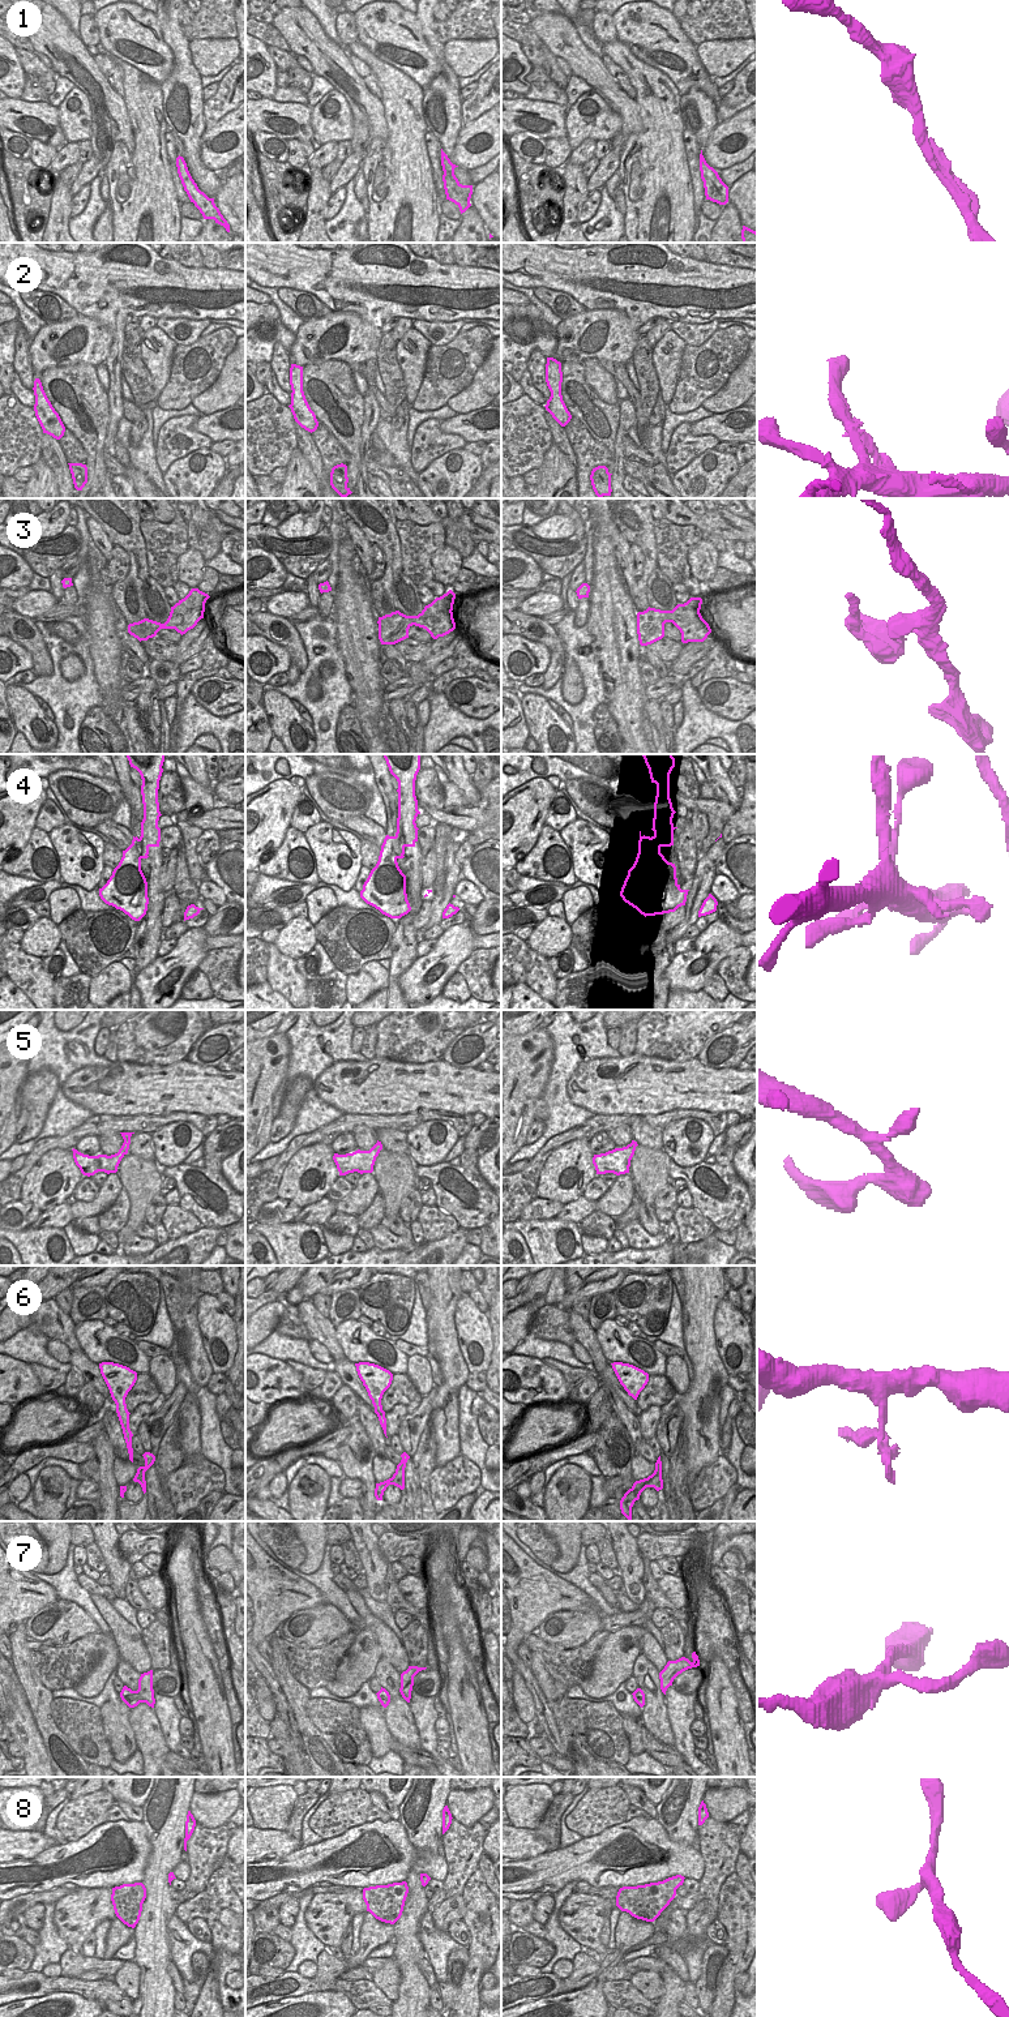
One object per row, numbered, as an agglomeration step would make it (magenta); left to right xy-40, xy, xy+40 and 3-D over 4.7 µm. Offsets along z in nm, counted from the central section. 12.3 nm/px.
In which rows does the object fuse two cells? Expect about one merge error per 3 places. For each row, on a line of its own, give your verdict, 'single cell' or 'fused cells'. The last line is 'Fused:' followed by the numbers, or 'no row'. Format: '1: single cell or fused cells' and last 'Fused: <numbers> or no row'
1: fused cells
2: single cell
3: fused cells
4: fused cells
5: single cell
6: single cell
7: single cell
8: single cell
Fused: 1, 3, 4

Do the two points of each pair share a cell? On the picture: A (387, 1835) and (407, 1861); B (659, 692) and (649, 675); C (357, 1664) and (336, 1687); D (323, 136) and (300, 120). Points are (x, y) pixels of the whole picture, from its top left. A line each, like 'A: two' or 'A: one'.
A: one
B: two
C: one
D: two

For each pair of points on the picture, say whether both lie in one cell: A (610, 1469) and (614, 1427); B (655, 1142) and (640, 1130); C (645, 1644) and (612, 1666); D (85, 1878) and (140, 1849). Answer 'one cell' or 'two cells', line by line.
A: one cell
B: one cell
C: two cells
D: one cell

